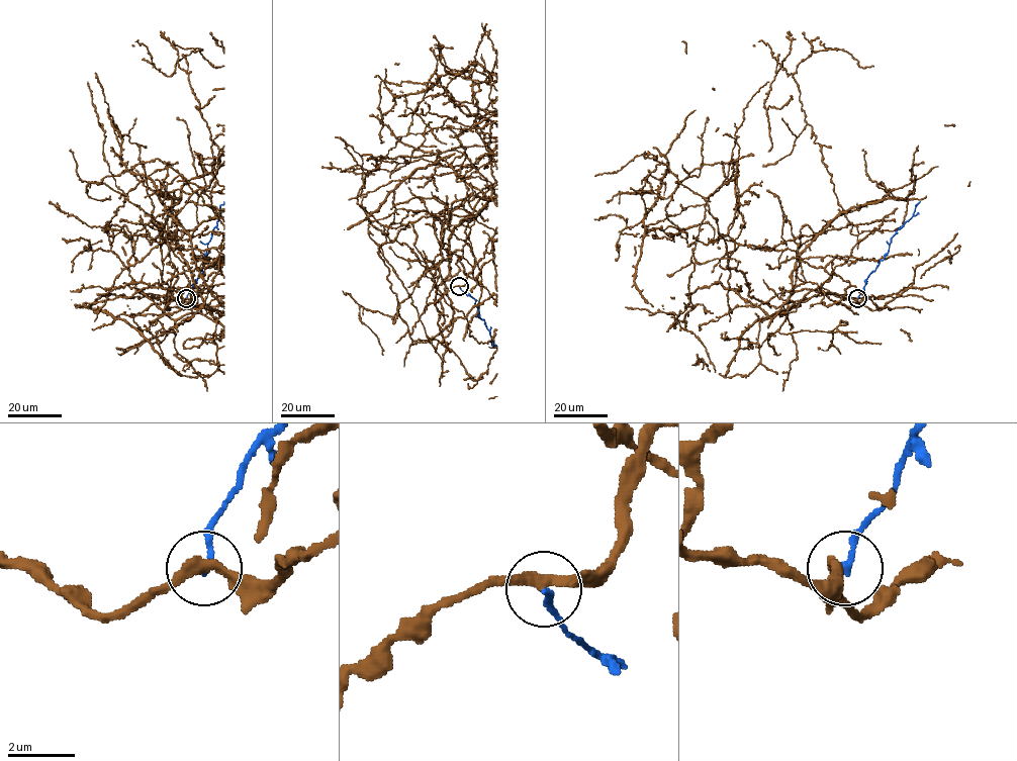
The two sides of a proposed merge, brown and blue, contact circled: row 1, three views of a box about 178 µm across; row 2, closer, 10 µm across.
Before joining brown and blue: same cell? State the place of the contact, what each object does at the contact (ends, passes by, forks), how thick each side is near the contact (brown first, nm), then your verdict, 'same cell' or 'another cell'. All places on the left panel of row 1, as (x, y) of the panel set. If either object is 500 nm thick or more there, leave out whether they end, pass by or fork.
(186, 298) | brown passes by | blue ends | 320/200 nm | another cell

